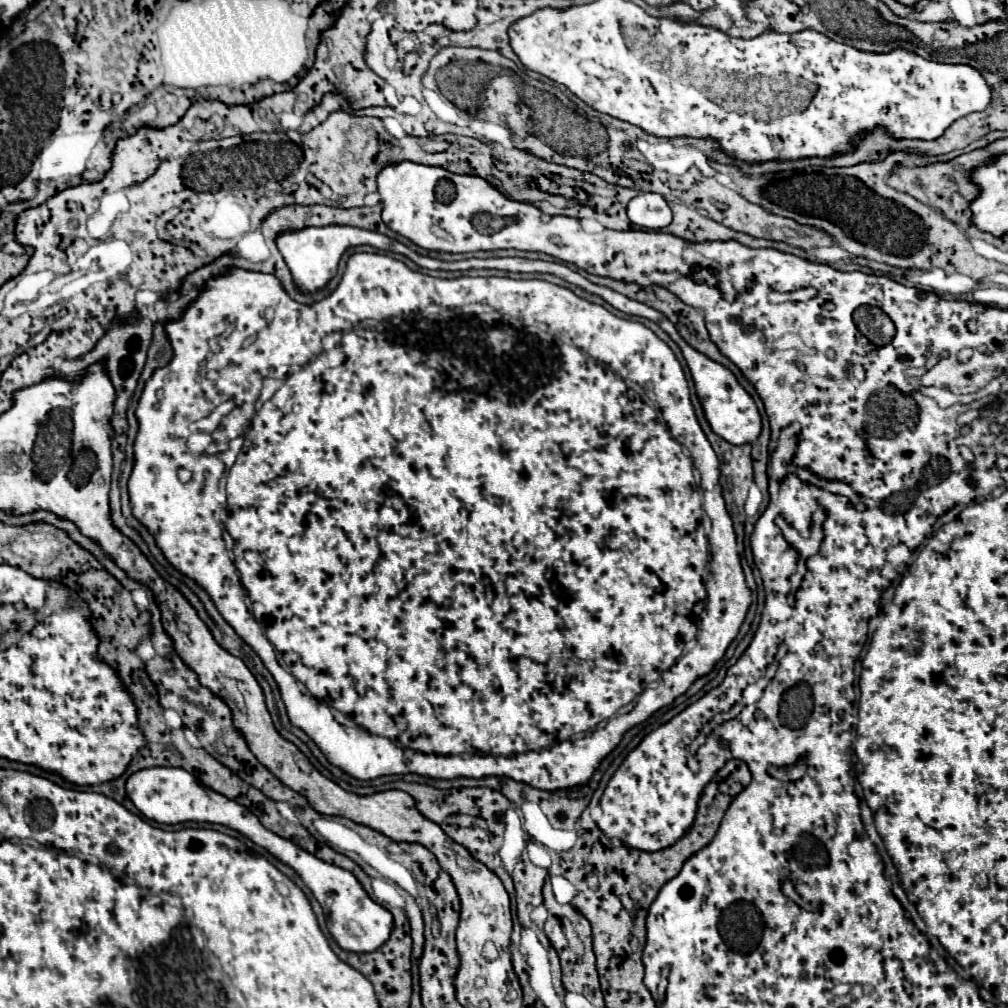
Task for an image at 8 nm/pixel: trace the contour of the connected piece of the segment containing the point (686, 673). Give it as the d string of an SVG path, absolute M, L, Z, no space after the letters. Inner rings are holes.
M360 252L360 254L350 256L348 268L346 268L344 278L342 278L342 282L338 284L338 288L336 288L328 298L324 298L324 300L320 300L318 304L312 304L312 306L304 306L304 304L294 302L294 300L286 294L286 290L282 288L280 280L278 280L276 276L272 276L272 274L260 274L260 272L248 272L248 270L242 270L242 268L232 268L232 270L228 270L228 276L220 276L220 278L208 280L208 282L206 282L206 288L200 292L198 300L196 300L194 304L190 304L190 308L186 310L186 314L182 316L182 320L178 320L178 322L168 322L168 324L166 324L166 332L168 332L170 342L172 342L172 348L174 348L174 358L172 358L172 362L170 362L168 366L158 368L158 370L154 372L154 376L146 382L146 388L144 388L142 398L140 398L140 402L138 402L138 408L136 408L136 416L138 416L138 422L140 422L140 430L138 430L138 436L136 436L136 442L134 442L134 470L132 470L130 480L128 480L128 494L130 494L132 514L136 514L136 518L138 518L138 520L148 528L148 532L154 536L156 546L162 550L162 554L166 556L166 560L168 560L176 570L180 570L182 574L194 578L194 580L208 592L208 596L212 598L212 602L214 602L214 606L218 608L218 612L222 614L222 618L224 618L224 620L236 630L236 634L262 658L264 666L270 670L270 674L274 676L274 680L276 680L276 684L278 684L278 688L280 688L280 692L282 692L282 700L284 700L284 704L286 704L288 718L290 718L292 726L302 728L302 730L318 744L318 748L324 752L326 760L328 760L330 764L338 766L340 770L344 770L346 774L350 774L352 778L356 778L356 780L374 780L374 778L378 778L378 776L390 776L390 774L418 774L418 776L428 776L428 778L484 778L484 776L506 776L506 778L512 778L512 780L516 780L516 782L524 782L524 784L528 784L528 786L532 786L532 788L548 790L548 792L582 786L582 784L586 784L586 782L592 778L592 774L594 774L594 770L600 766L600 762L620 744L622 736L624 736L630 728L634 728L636 724L648 720L648 718L650 718L656 710L660 710L662 706L672 704L678 696L682 696L682 694L694 684L696 678L706 676L706 674L714 668L714 664L724 656L724 652L726 652L726 648L730 646L730 642L736 638L738 628L740 628L740 624L744 622L746 612L748 612L748 606L750 606L750 588L746 586L744 572L742 572L742 566L740 566L740 556L738 556L733 522L730 520L728 512L726 512L724 498L722 498L722 492L720 492L720 486L718 486L718 476L720 476L718 458L716 458L716 454L714 454L714 450L712 450L708 438L704 436L704 432L702 432L702 428L700 428L700 424L698 424L698 420L696 420L696 414L694 414L694 408L692 408L692 402L690 402L688 382L686 382L686 378L684 378L684 372L682 372L680 362L676 360L676 356L674 356L674 352L668 348L668 344L662 342L662 340L660 340L650 328L646 328L644 324L640 324L640 322L634 324L632 320L618 318L618 316L610 314L606 308L602 308L602 306L598 306L598 304L592 304L592 302L588 302L588 300L584 300L584 298L578 298L578 296L576 296L574 292L570 292L568 288L562 288L562 286L556 286L556 284L550 284L550 282L544 282L544 280L514 280L514 278L506 278L506 276L492 276L492 278L466 278L466 276L464 276L464 278L454 278L454 280L440 280L440 278L432 278L432 276L414 272L414 270L410 270L406 264L402 264L400 260L394 260L394 258L386 256L386 254ZM228 300L236 302L236 306L232 306L232 310L228 308ZM524 318L532 318L532 320L534 320L534 322L528 324L528 334L524 334ZM332 332L342 332L340 342L338 342L334 348L320 352L320 350L322 350L322 336L332 334ZM234 336L238 336L238 356L228 356L228 364L212 364L212 368L216 368L216 372L218 372L218 380L208 380L208 378L206 378L206 370L208 370L206 360L208 360L210 356L218 354L218 352L222 350L222 344L224 344L226 340L234 338ZM568 346L580 346L582 354L588 354L588 358L582 358L582 364L574 364L572 360L568 360ZM295 364L302 366L302 368L286 378L285 376L288 374L290 366ZM284 378L286 378L284 381L276 380ZM624 378L636 382L638 386L642 386L642 388L646 390L646 394L650 396L650 400L652 400L652 402L656 404L656 408L662 412L664 420L658 418L658 414L656 414L656 410L654 410L652 406L648 406L646 402L642 402L642 398L638 396L636 390L628 388L628 384L626 384ZM226 400L232 400L232 402L236 404L233 411L224 416L224 418L231 419L230 428L234 430L234 421L236 418L241 418L242 422L240 422L240 424L242 424L242 426L240 426L238 430L248 430L250 420L252 420L252 426L250 426L248 434L243 438L239 437L243 435L238 435L238 433L231 433L230 435L229 432L229 441L231 439L233 440L230 441L230 443L225 443L225 449L222 449L224 446L221 446L219 443L213 442L208 449L208 454L204 454L204 456L200 456L200 458L194 458L194 456L188 452L188 448L186 448L186 438L190 436L190 424L196 422L196 420L200 420L200 418L204 418L204 416L208 416L218 404L222 404L222 402L226 402ZM680 444L690 450L692 460L684 454L684 450L682 450ZM692 462L696 462L696 468L698 468L698 472L702 474L702 490L704 490L704 510L706 510L706 514L702 512L702 502L700 502L698 486L694 486ZM180 468L186 468L186 470L192 472L192 480L190 480L188 484L182 484L182 482L178 480L178 470L180 470ZM218 482L220 482L221 486L224 486L226 483L226 492L228 492L228 520L226 520L226 530L228 530L228 534L230 534L232 540L234 540L232 554L234 554L236 560L232 560L232 558L228 556L226 542L224 542L224 536L222 536L220 502L216 500ZM630 702L634 702L634 704L632 704L632 708L630 708L628 712L618 712L622 706L628 706ZM332 708L338 710L338 712L342 712L344 716L348 716L348 718L352 720L352 726L344 726L344 724L336 722L336 718L334 718L334 714L332 714Z

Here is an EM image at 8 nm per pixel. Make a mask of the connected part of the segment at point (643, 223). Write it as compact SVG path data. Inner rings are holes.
M640 192L634 200L630 200L626 212L632 224L646 230L662 230L672 222L668 203L656 193Z

